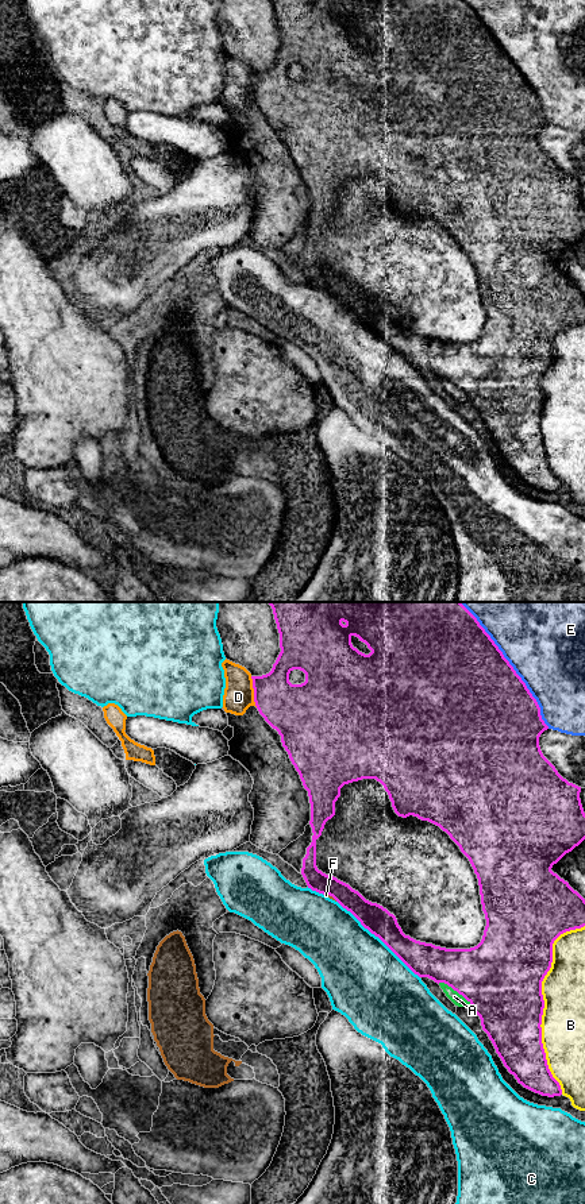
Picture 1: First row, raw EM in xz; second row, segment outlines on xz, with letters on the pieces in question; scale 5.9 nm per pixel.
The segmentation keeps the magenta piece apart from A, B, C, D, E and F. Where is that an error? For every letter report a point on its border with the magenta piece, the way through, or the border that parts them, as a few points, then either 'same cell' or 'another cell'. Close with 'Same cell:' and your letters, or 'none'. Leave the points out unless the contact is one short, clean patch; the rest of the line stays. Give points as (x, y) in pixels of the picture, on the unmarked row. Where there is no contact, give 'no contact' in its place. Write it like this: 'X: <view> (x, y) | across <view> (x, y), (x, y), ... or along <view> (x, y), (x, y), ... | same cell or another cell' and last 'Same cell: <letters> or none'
A: xz (455, 385) | another cell
B: xz (543, 398) | another cell
C: xz (378, 332) | another cell
D: xz (254, 87) | another cell
E: xz (512, 62) | another cell
F: xz (331, 290) | along xz (326, 289), (337, 296) | another cell
Same cell: none

